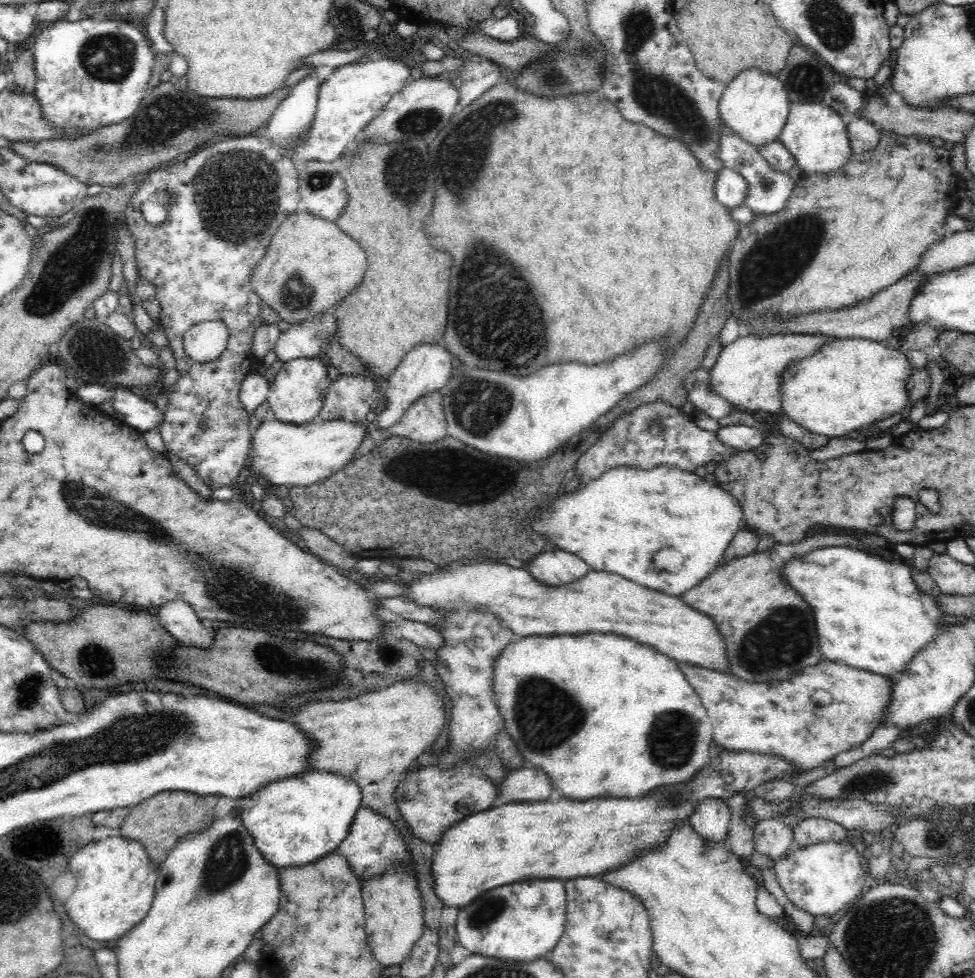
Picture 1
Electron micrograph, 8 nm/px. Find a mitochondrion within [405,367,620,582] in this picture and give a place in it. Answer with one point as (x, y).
(479, 405)

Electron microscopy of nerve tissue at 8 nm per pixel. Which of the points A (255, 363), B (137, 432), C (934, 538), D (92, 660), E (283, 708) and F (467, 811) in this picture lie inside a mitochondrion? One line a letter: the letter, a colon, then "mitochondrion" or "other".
A: other
B: other
C: other
D: mitochondrion
E: other
F: other

